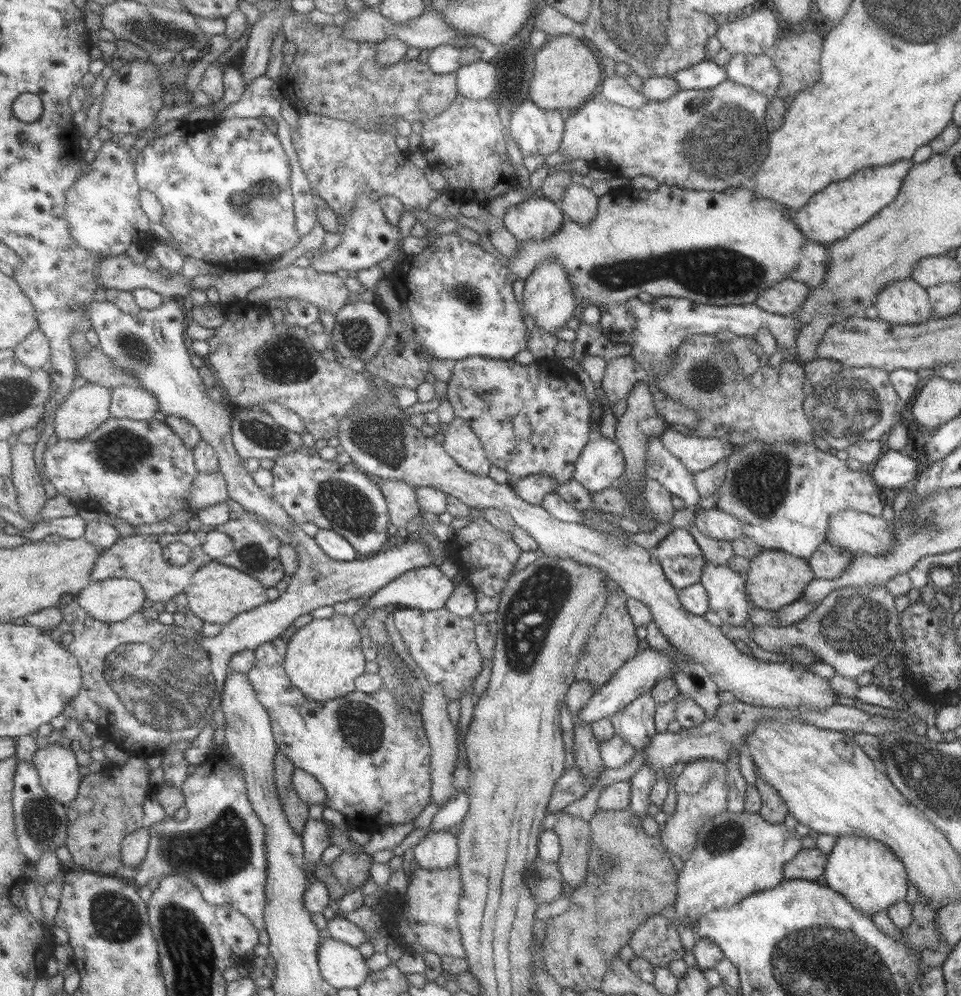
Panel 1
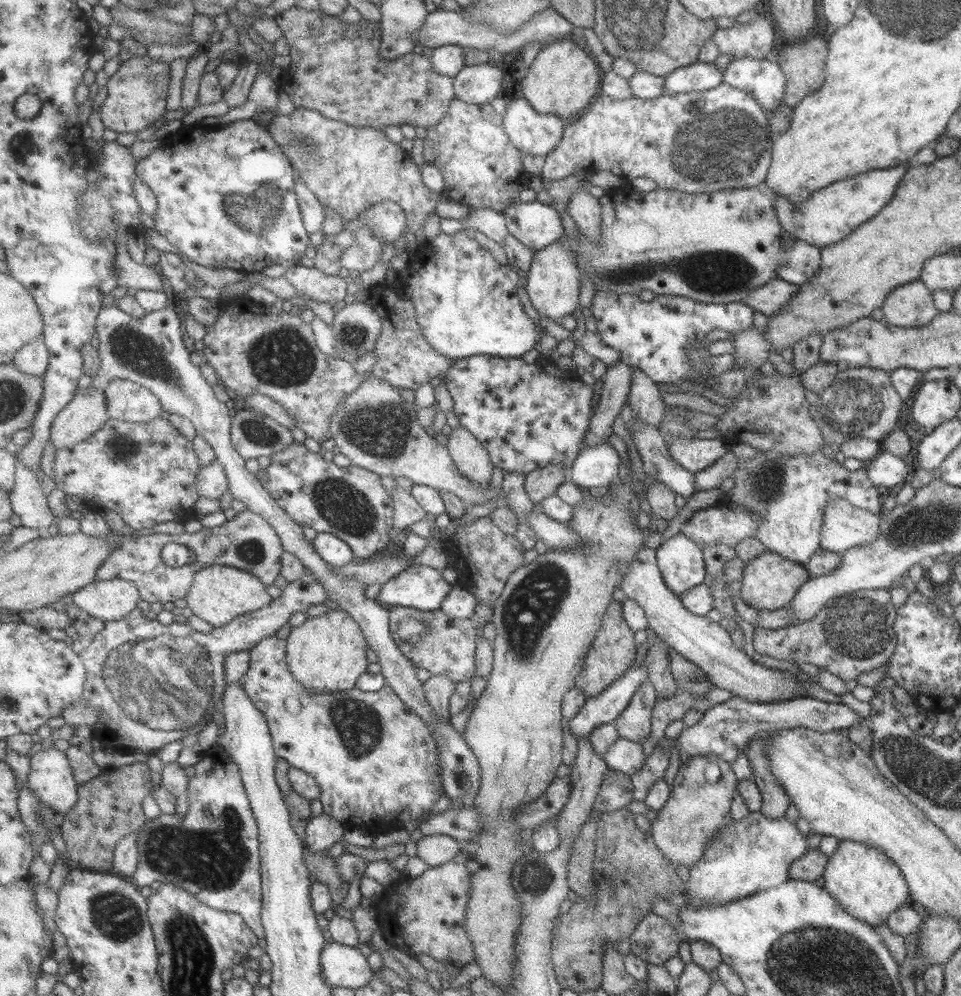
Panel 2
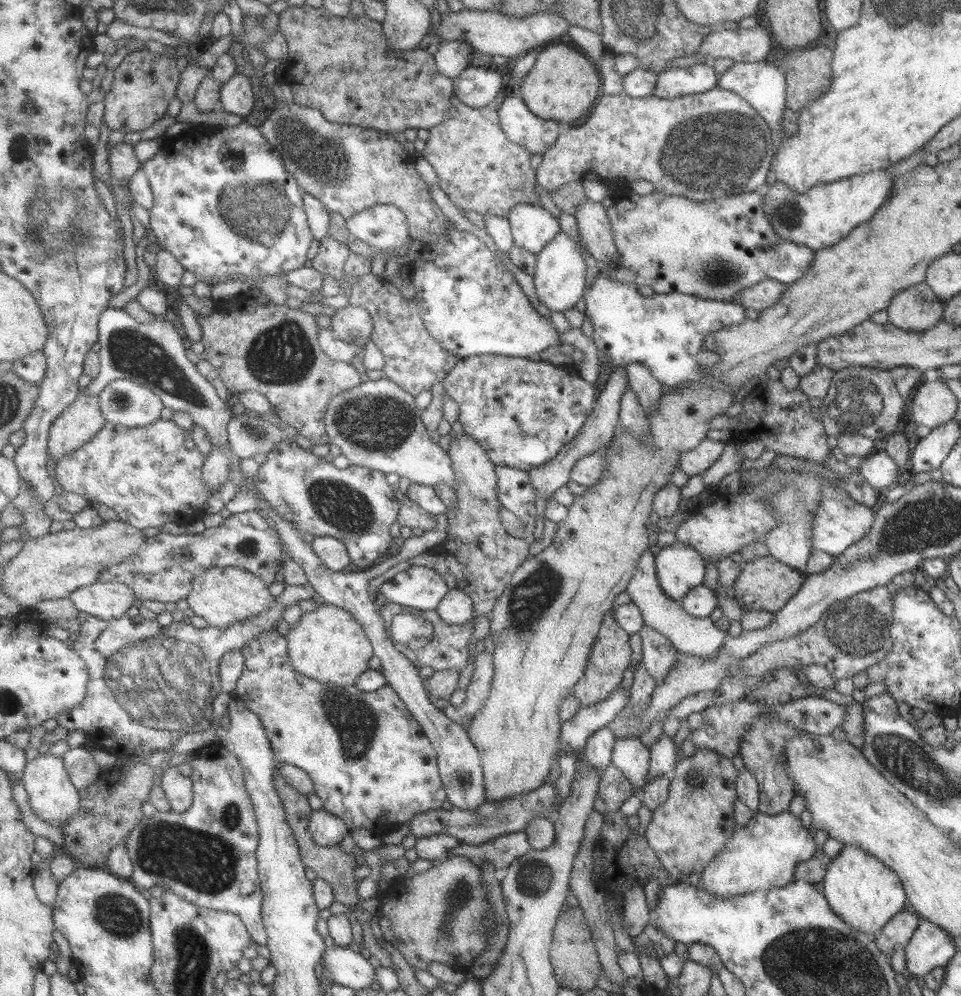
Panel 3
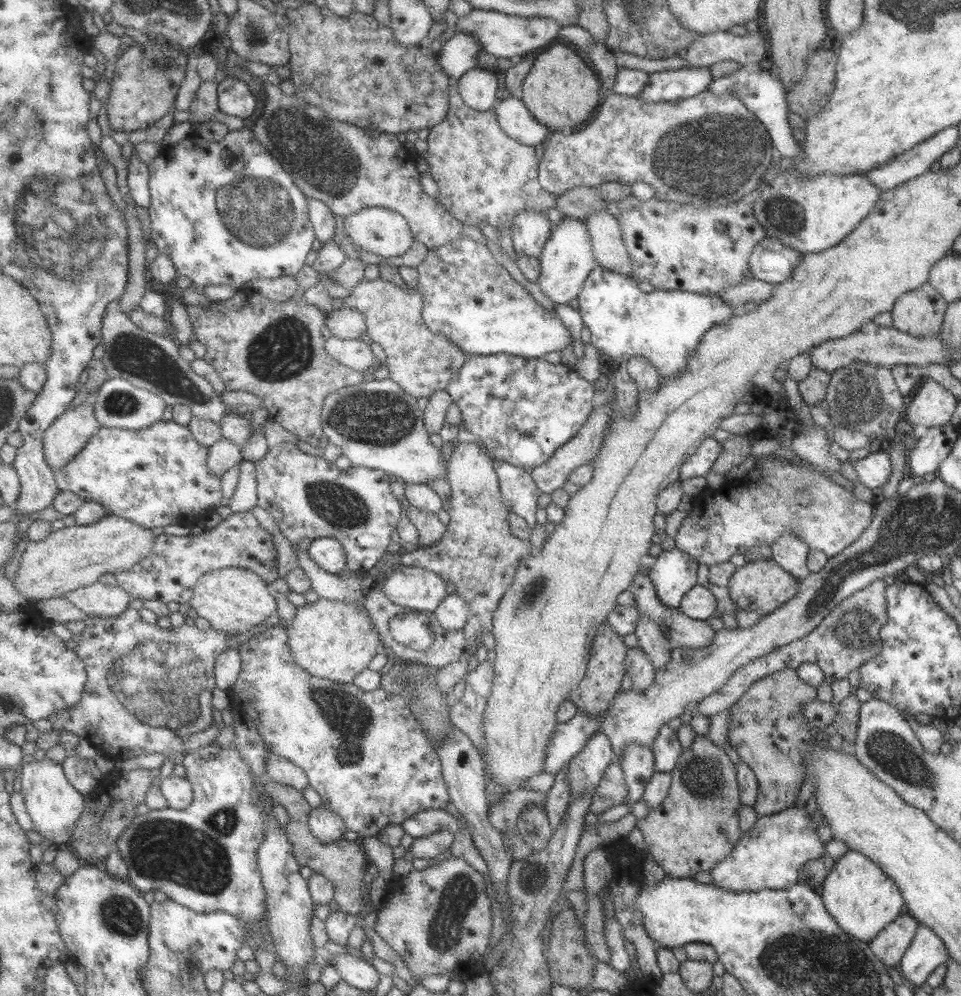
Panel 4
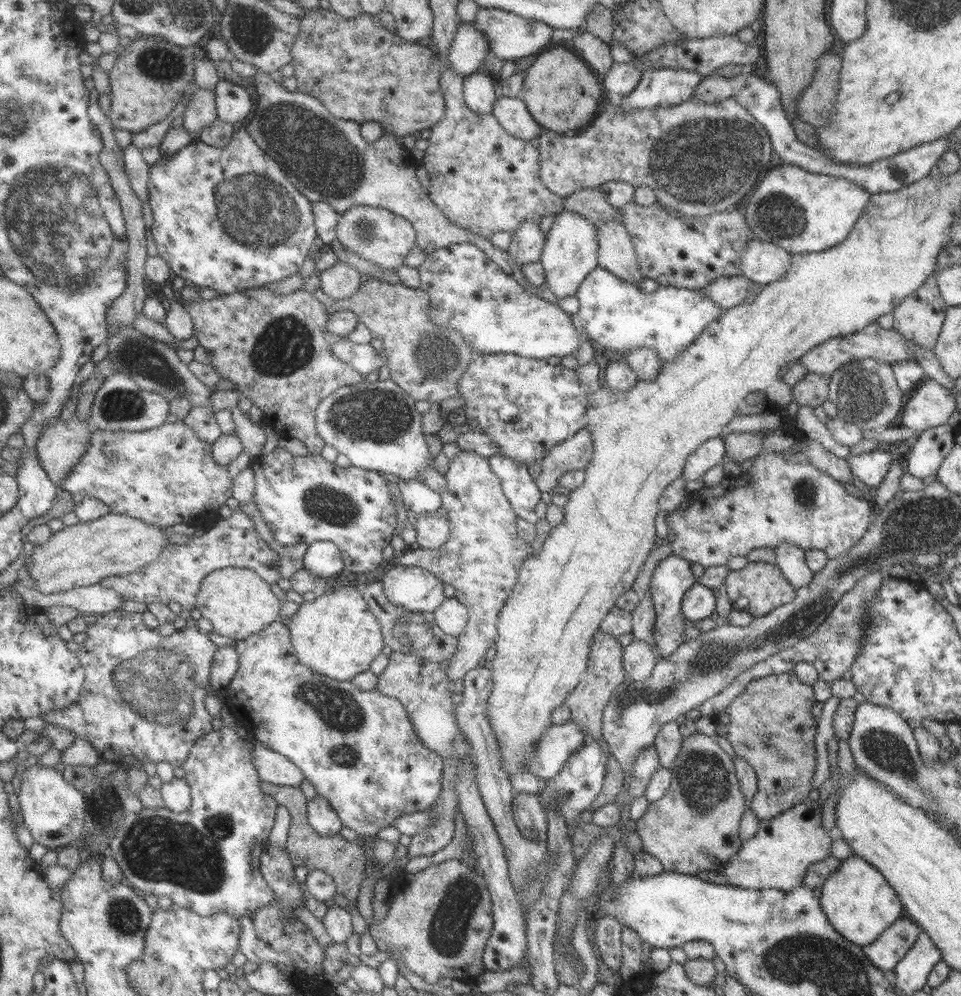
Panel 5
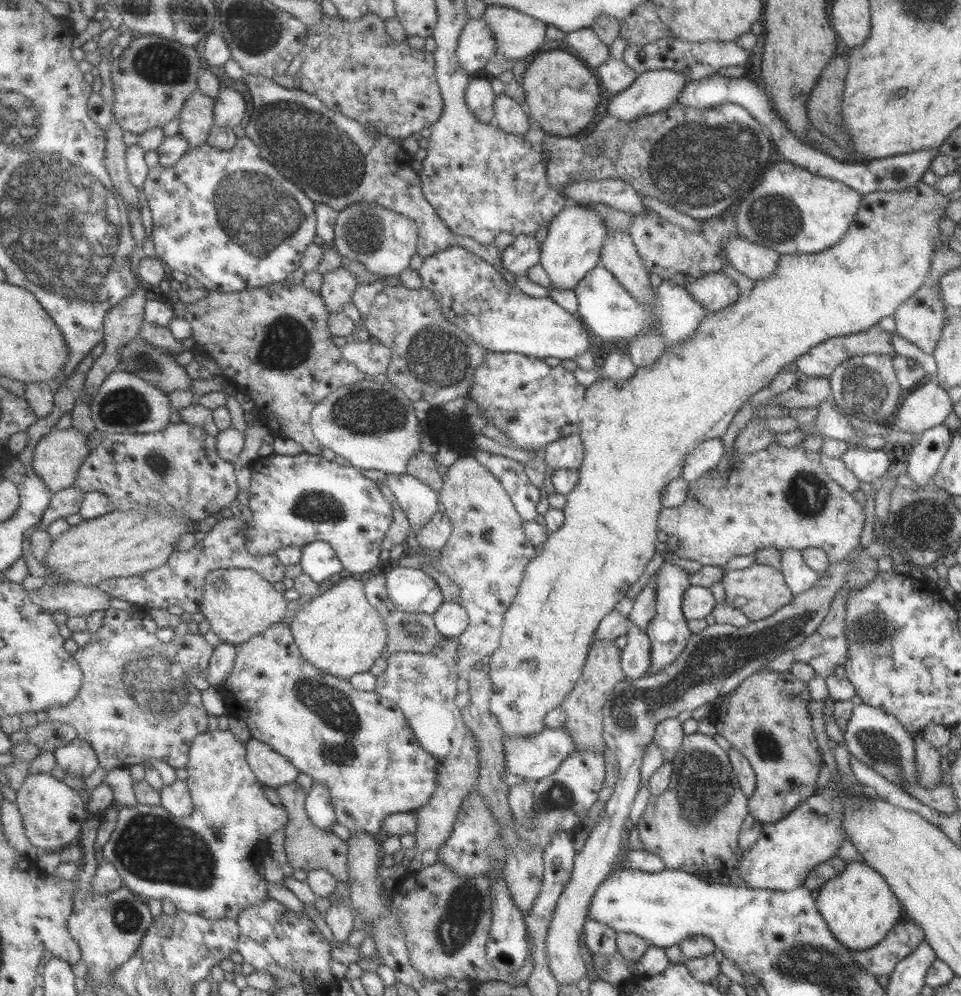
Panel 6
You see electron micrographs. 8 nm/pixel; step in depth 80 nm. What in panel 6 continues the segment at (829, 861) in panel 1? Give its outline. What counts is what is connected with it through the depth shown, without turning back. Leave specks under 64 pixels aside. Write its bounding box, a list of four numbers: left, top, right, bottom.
[815,862,904,951]

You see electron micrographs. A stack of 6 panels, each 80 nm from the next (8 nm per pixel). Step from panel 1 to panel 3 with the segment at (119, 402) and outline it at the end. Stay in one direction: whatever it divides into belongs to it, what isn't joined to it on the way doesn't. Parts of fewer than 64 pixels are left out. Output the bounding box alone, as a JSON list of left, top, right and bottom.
[98,379,164,428]

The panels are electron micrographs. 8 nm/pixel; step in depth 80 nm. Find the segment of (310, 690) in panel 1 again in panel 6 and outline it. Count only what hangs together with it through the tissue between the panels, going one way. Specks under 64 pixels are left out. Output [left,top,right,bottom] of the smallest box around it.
[288,574,388,680]

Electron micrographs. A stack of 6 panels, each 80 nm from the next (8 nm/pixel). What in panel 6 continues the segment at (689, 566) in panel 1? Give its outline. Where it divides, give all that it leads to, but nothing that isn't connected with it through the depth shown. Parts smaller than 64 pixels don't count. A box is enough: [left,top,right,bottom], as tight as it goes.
[645,562,691,673]

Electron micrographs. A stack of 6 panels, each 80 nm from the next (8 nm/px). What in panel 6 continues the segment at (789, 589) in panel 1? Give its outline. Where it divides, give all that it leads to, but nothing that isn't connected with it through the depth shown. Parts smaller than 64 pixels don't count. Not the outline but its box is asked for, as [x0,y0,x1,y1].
[720,562,794,622]

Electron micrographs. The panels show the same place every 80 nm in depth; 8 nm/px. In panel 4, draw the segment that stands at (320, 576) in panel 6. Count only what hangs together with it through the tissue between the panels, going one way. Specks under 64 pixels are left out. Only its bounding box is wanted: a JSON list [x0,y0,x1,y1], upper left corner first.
[308,538,348,574]

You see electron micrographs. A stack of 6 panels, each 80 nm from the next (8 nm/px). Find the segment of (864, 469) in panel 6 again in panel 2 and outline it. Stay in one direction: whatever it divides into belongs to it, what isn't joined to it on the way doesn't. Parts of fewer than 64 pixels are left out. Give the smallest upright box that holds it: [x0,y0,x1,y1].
[864,450,911,488]

